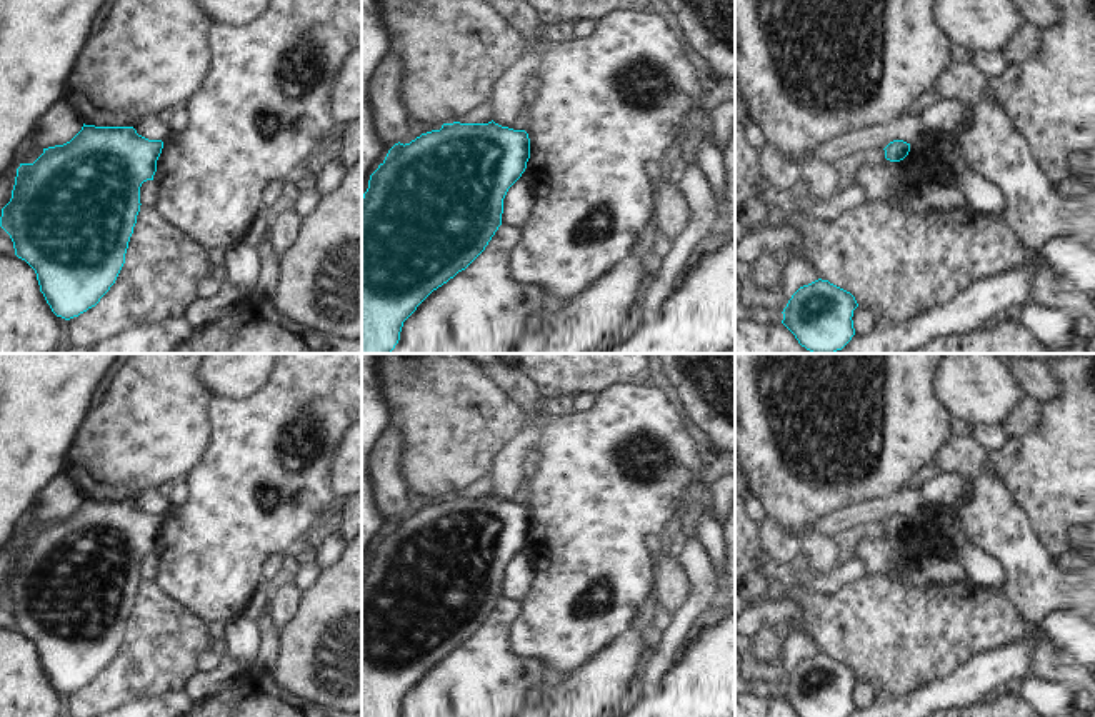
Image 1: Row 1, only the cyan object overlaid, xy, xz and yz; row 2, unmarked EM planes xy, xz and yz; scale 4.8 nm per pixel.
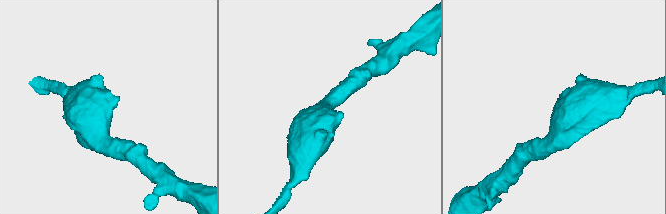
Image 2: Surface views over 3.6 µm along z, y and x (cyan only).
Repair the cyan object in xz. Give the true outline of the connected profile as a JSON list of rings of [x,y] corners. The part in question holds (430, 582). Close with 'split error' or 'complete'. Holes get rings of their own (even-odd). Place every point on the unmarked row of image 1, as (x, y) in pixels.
[[[443,497],[410,517],[395,517],[362,570],[362,717],[398,717],[403,695],[438,660],[465,644],[502,599],[503,572],[530,532],[525,504],[488,497]]]; complete

